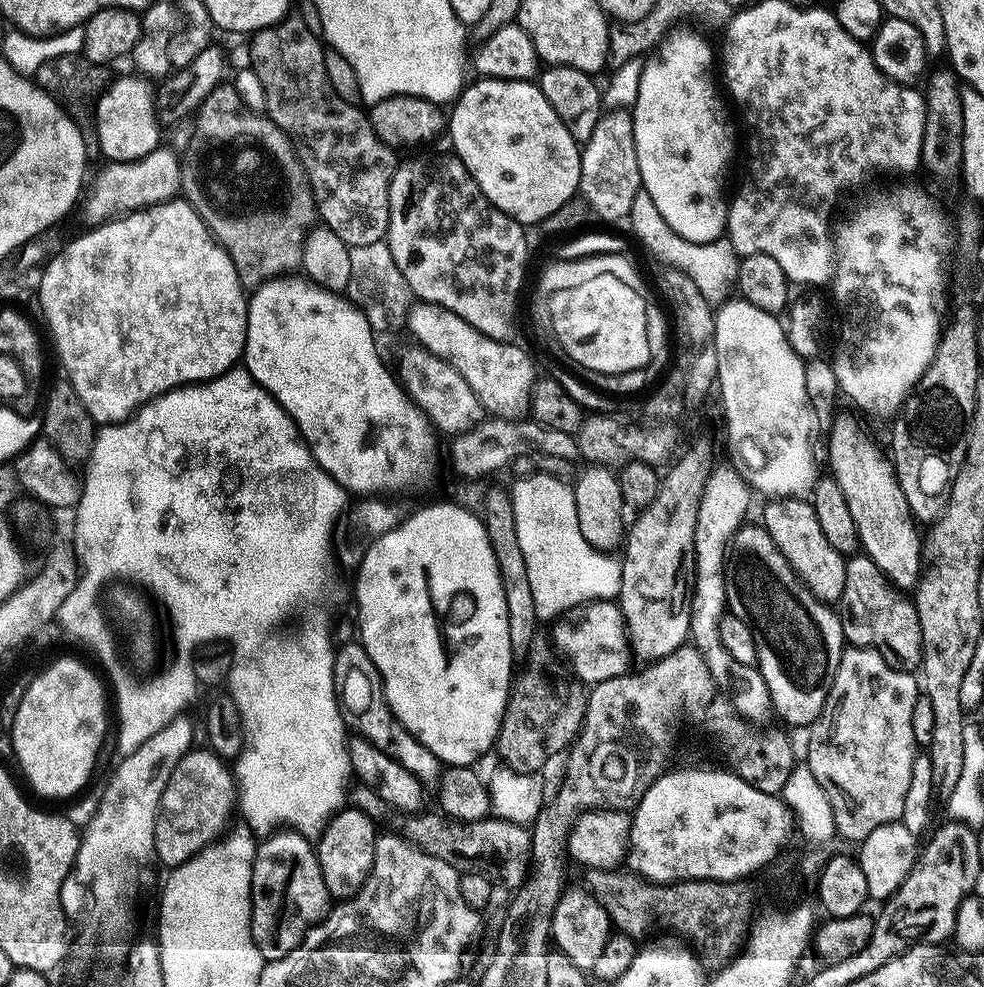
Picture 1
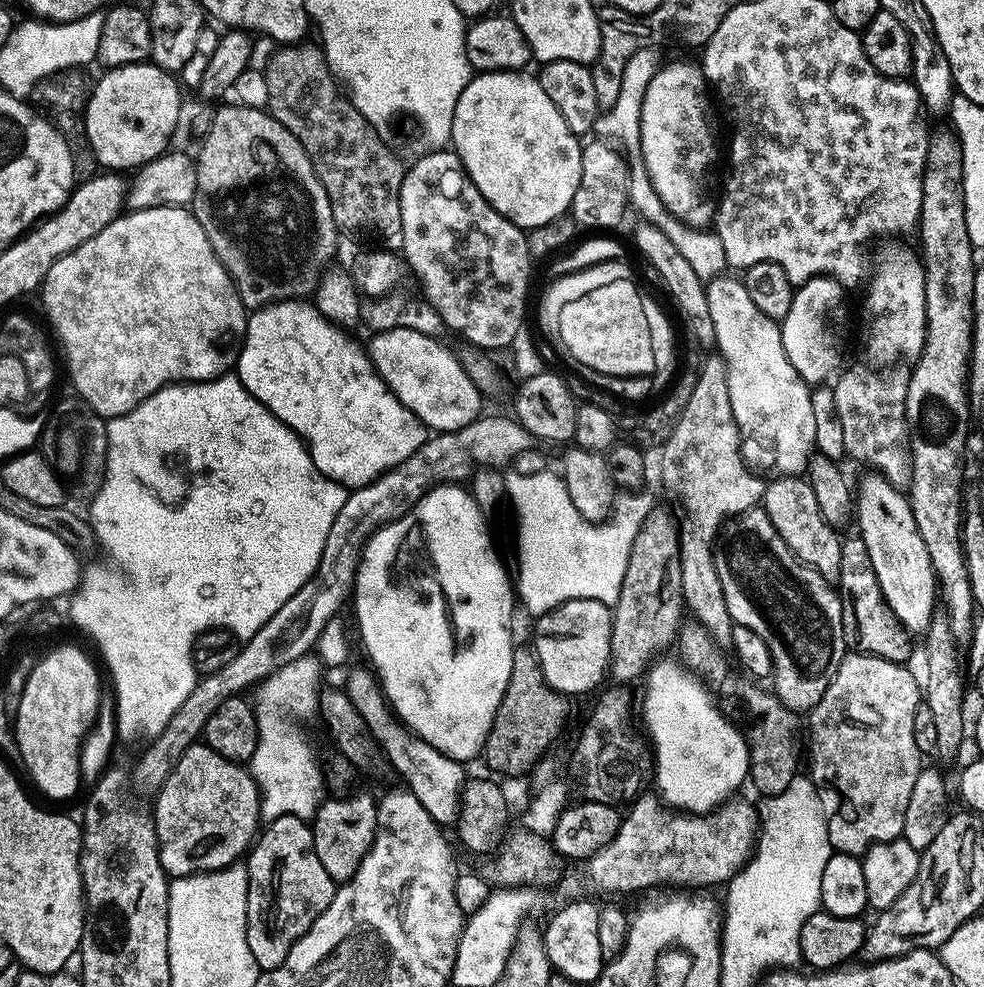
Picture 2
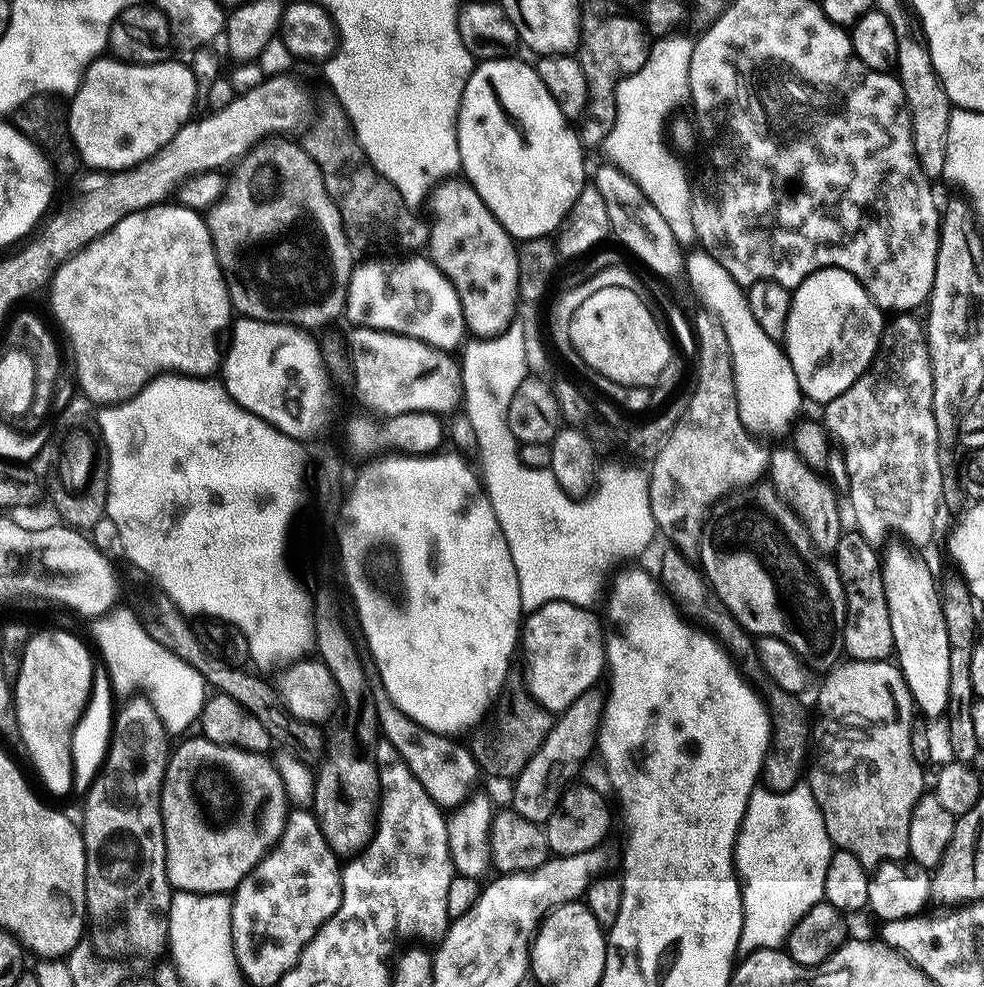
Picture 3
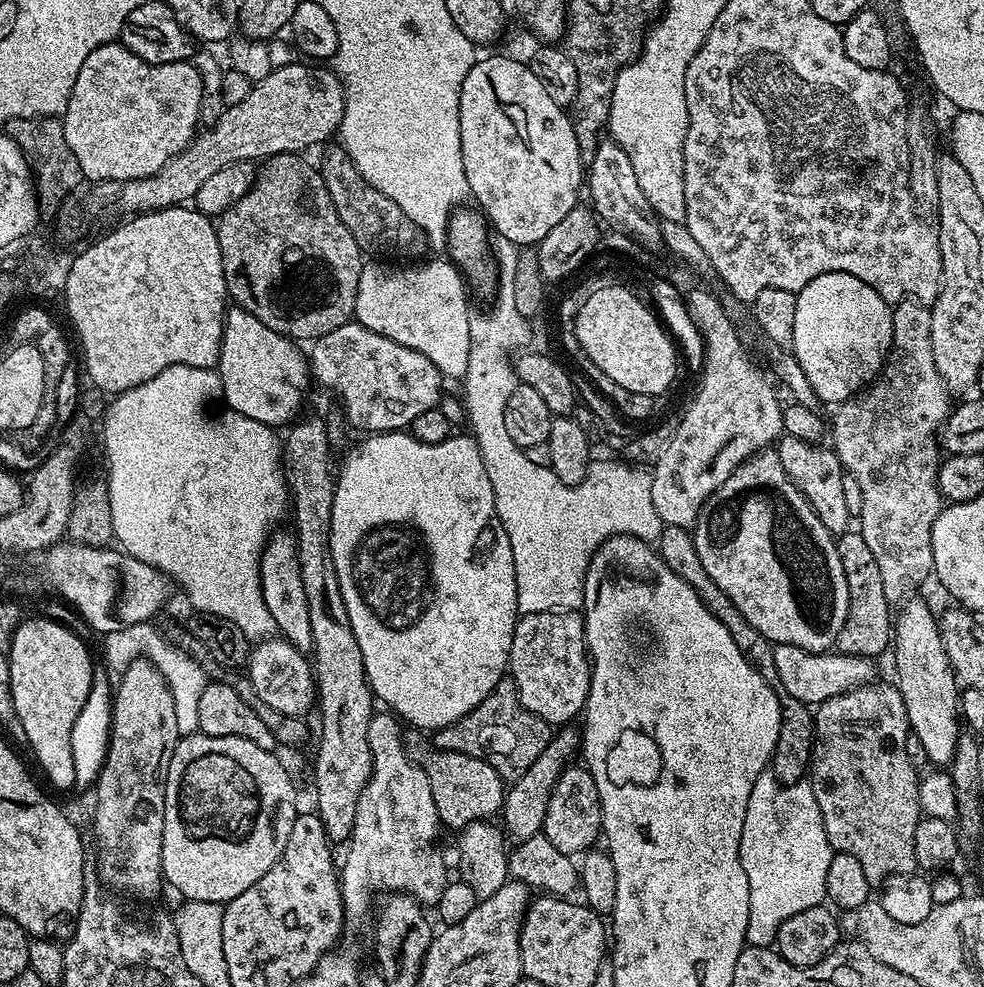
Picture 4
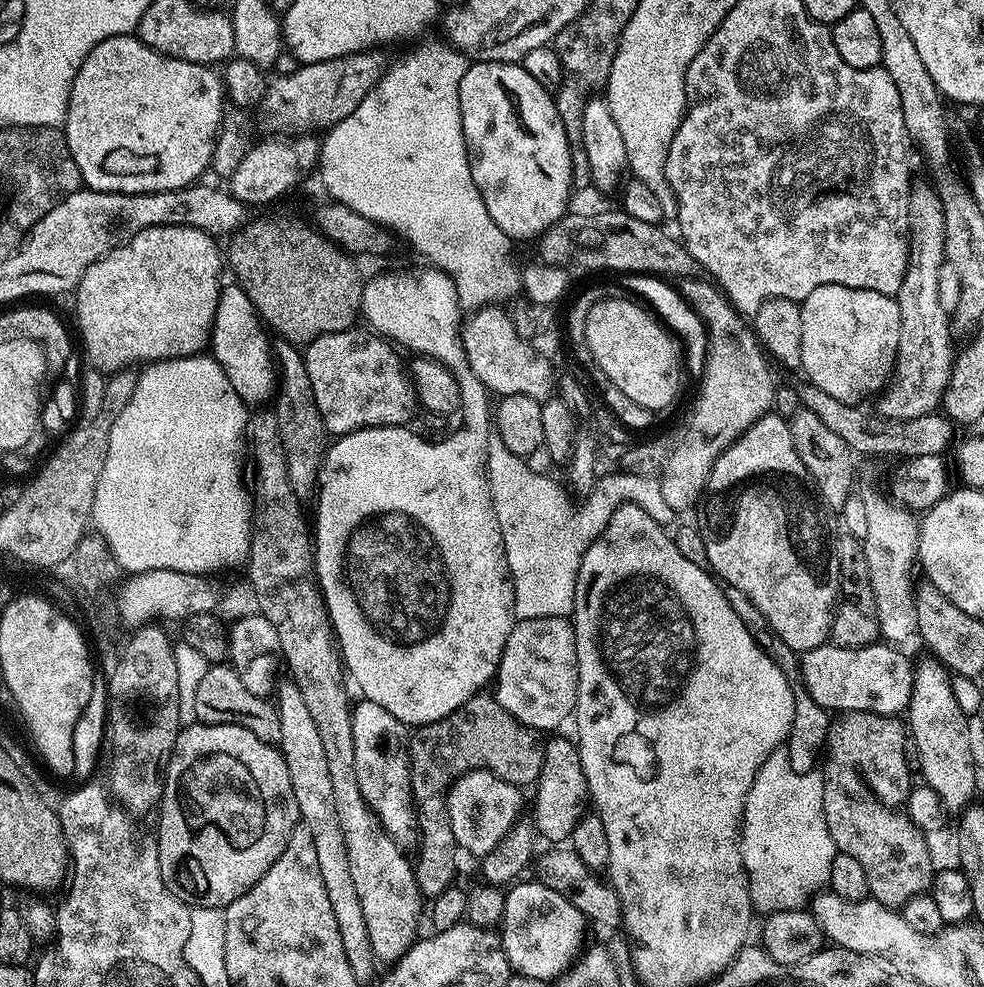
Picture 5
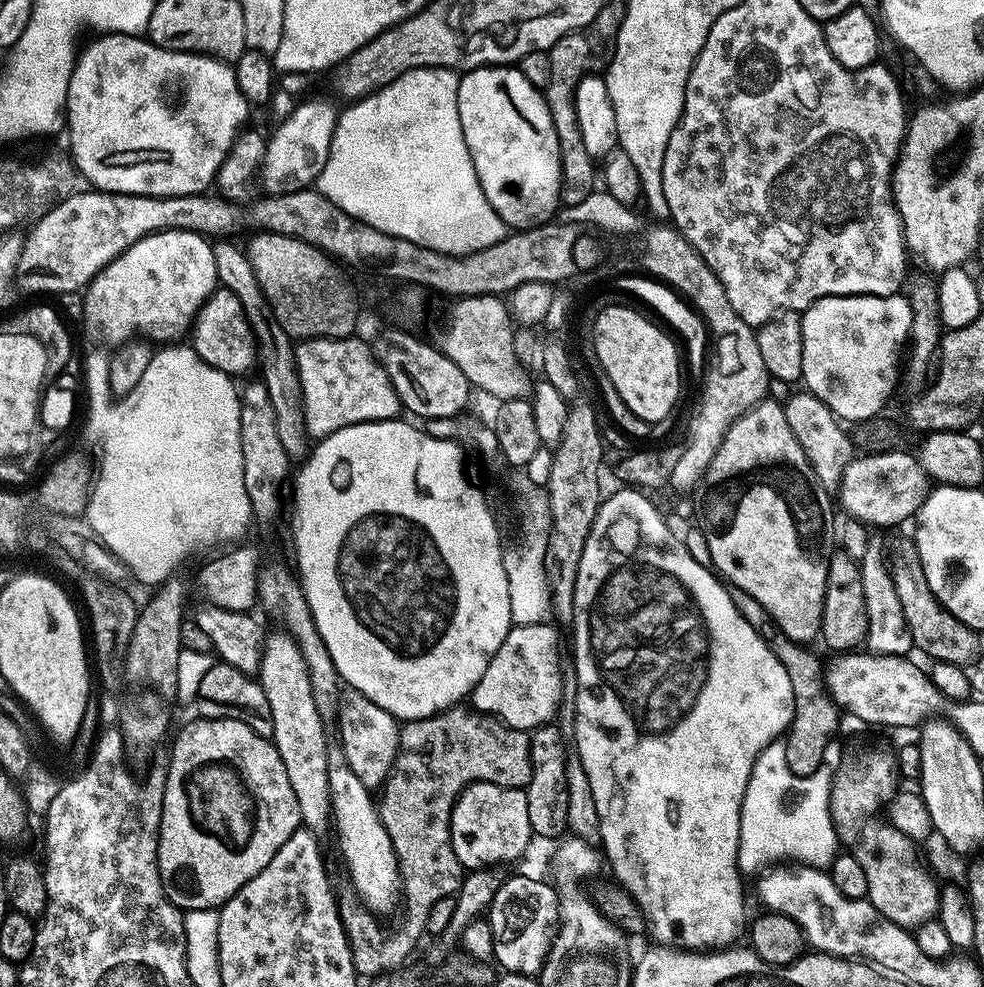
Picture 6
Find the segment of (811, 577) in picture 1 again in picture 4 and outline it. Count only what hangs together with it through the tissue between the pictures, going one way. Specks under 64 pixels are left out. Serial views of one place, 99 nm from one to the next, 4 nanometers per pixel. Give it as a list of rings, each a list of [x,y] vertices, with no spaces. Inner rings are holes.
[[[787,434],[781,435],[774,451],[782,462],[782,470],[798,486],[798,490],[810,502],[810,506],[822,520],[822,526],[833,534],[849,531],[850,515],[847,512],[843,482],[845,477],[844,467],[836,457],[831,447],[820,442],[794,438]]]

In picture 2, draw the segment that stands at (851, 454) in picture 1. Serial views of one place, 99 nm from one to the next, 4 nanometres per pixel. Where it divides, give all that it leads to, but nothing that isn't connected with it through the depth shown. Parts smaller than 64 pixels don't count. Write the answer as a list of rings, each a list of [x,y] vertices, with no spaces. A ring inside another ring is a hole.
[[[875,479],[858,488],[854,500],[854,516],[860,519],[858,535],[866,542],[878,586],[900,625],[908,634],[924,634],[933,627],[932,611],[938,608],[938,585],[930,566],[930,554],[926,542],[922,542],[922,534],[918,534],[909,497],[888,480]]]

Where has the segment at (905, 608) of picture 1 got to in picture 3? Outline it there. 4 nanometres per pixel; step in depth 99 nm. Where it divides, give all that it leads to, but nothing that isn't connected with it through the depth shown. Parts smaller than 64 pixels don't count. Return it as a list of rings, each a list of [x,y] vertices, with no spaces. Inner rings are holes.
[[[841,531],[834,563],[844,591],[845,653],[854,660],[888,660],[894,652],[894,630],[890,630],[882,556],[877,545],[866,542],[861,532]]]

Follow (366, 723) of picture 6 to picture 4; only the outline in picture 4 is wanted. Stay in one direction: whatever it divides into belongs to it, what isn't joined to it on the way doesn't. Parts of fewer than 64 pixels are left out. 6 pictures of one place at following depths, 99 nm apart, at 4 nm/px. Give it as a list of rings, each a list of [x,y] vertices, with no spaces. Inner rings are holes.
[[[380,711],[372,715],[369,729],[366,730],[366,742],[370,744],[372,755],[372,772],[358,798],[358,814],[347,845],[348,853],[344,856],[344,864],[342,860],[338,868],[340,897],[344,903],[344,918],[349,929],[358,927],[367,916],[369,919],[374,908],[372,895],[375,892],[406,892],[420,901],[421,905],[435,906],[450,879],[448,868],[444,865],[444,856],[436,845],[436,835],[442,831],[442,823],[435,808],[430,782],[405,748],[405,733],[400,732],[401,721],[391,711]]]

